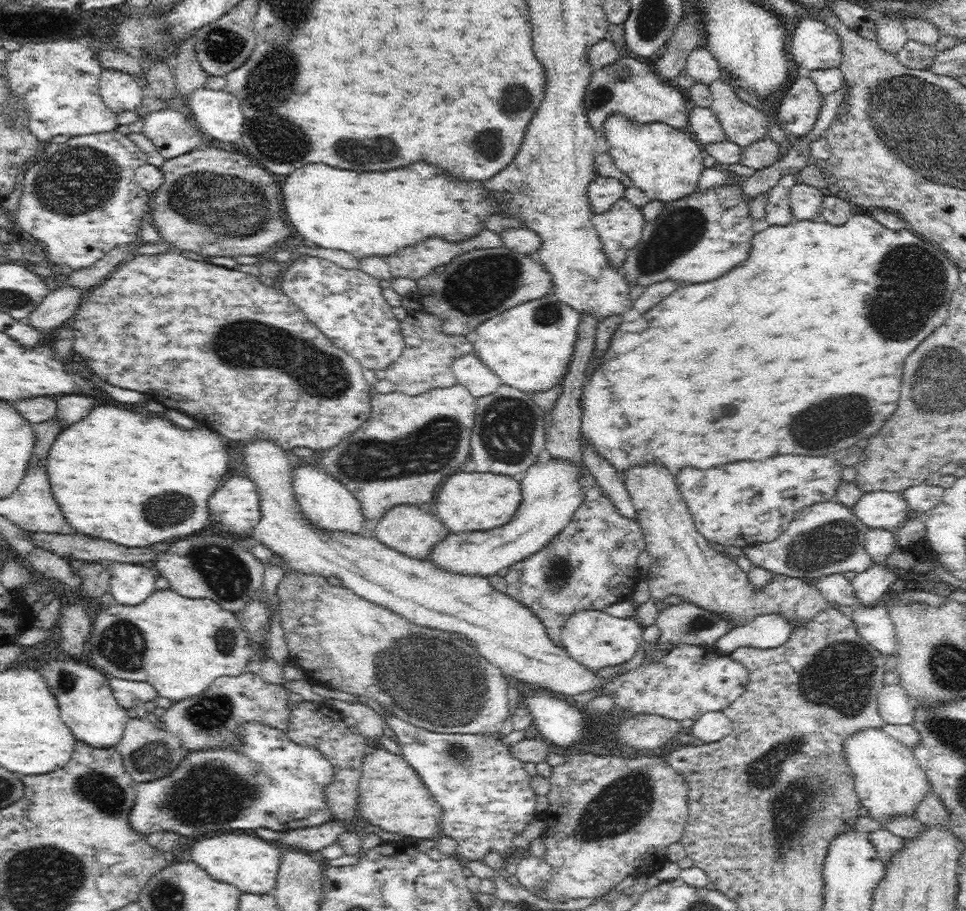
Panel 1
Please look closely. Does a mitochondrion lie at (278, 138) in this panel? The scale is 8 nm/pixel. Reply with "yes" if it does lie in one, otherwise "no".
yes

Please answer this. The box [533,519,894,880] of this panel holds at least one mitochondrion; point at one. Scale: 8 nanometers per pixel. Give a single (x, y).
(840, 676)

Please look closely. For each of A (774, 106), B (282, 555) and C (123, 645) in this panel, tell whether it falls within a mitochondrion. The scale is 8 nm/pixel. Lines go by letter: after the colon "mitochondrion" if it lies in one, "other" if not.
A: other
B: other
C: mitochondrion

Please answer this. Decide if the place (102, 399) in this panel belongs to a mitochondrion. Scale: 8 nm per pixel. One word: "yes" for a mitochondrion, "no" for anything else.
no

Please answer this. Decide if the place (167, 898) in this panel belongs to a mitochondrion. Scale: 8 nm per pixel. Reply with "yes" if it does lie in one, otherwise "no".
yes

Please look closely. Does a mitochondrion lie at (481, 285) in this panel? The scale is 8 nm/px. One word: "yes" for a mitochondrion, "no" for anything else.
yes

